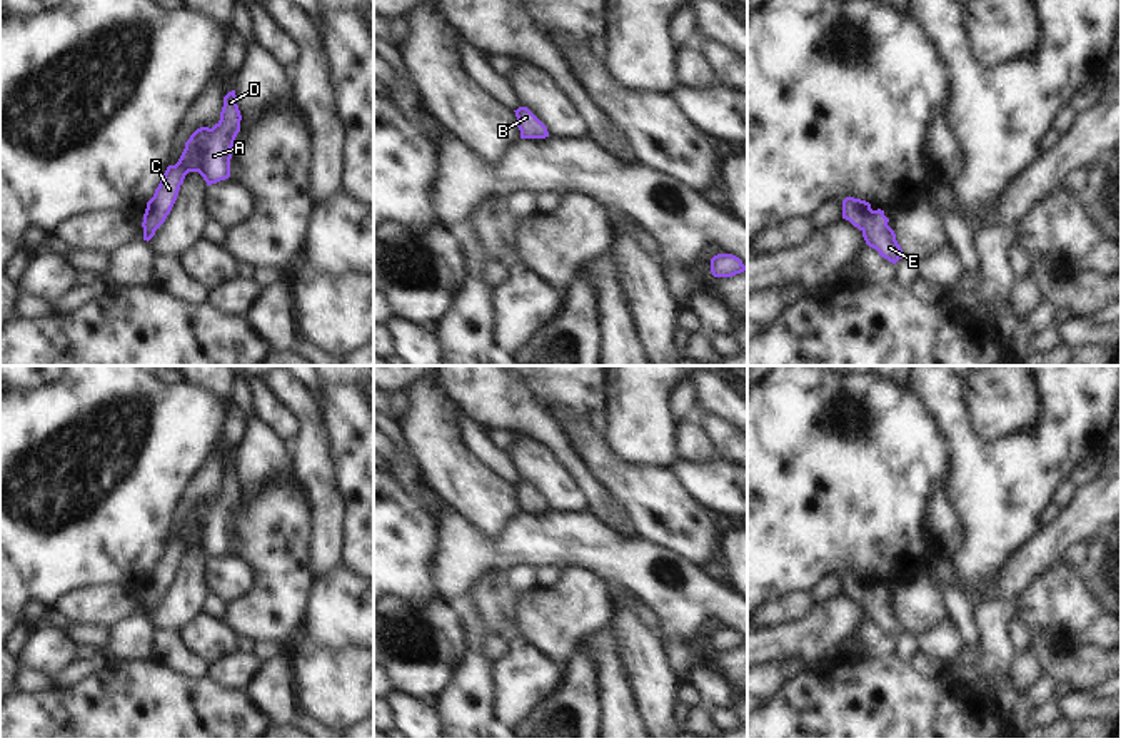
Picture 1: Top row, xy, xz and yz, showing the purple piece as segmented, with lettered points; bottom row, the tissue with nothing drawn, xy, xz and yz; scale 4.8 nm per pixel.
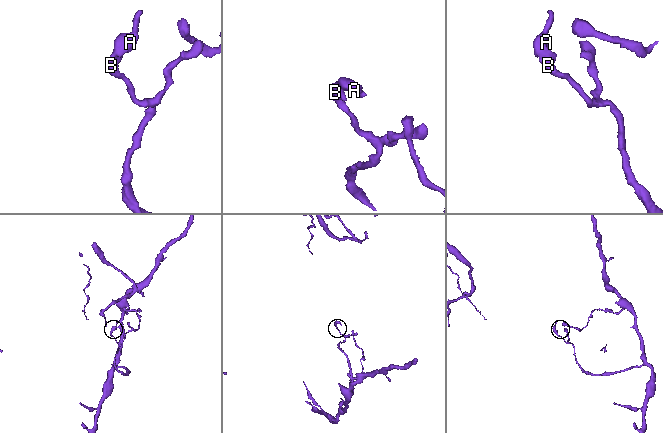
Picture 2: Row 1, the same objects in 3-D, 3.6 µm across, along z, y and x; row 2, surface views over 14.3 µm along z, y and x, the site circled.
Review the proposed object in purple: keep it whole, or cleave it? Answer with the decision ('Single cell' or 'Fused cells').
Single cell

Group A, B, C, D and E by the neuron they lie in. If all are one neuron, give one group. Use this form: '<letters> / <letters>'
A B C D E

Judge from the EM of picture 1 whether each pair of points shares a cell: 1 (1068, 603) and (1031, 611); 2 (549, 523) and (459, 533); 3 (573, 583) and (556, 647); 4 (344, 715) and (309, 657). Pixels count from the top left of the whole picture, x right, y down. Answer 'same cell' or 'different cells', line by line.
1: same cell
2: same cell
3: same cell
4: same cell

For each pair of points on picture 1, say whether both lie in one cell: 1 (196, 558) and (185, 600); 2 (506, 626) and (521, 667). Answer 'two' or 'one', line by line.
1: one
2: two

